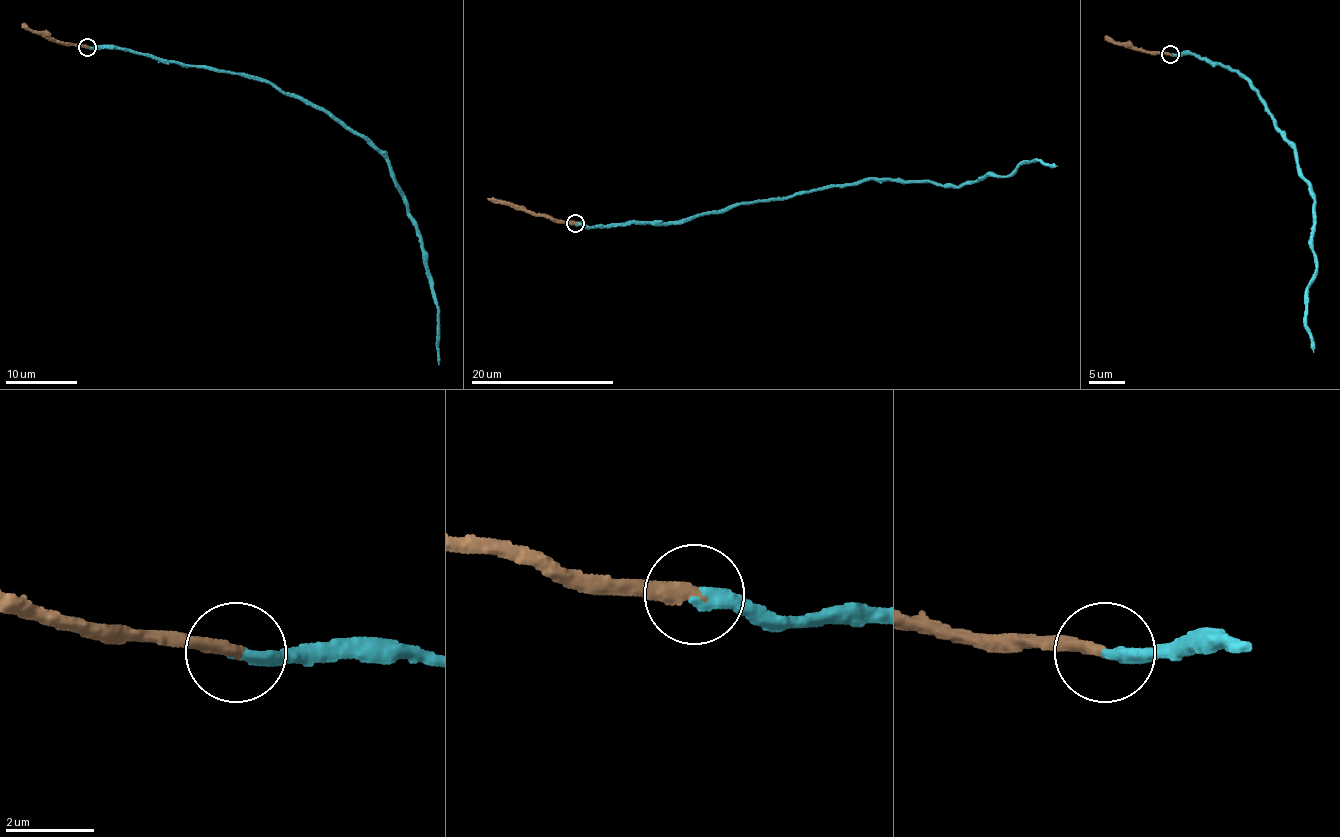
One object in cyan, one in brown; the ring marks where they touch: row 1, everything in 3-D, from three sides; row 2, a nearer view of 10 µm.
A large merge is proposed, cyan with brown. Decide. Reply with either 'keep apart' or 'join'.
join

